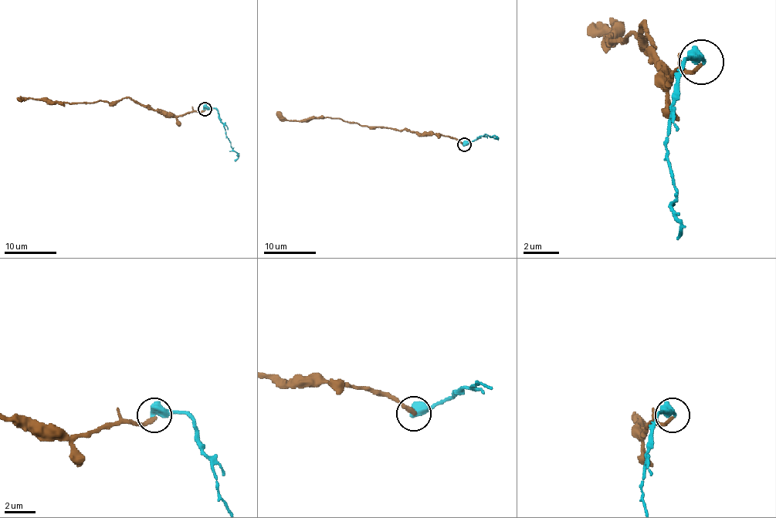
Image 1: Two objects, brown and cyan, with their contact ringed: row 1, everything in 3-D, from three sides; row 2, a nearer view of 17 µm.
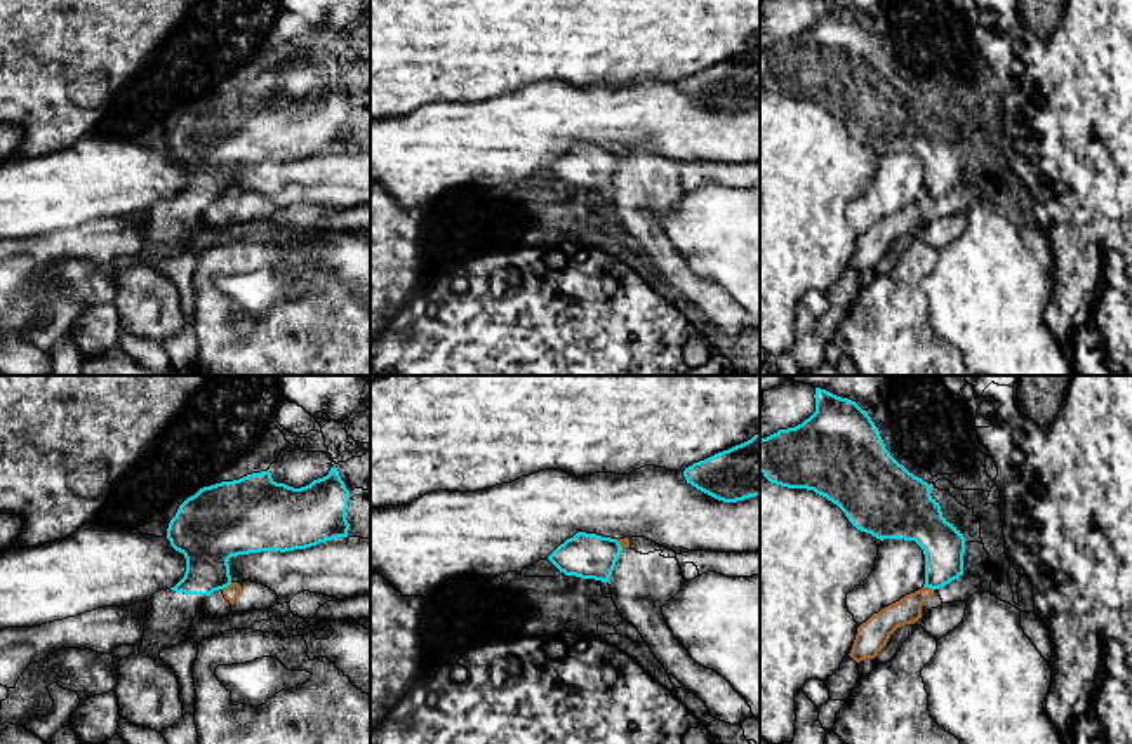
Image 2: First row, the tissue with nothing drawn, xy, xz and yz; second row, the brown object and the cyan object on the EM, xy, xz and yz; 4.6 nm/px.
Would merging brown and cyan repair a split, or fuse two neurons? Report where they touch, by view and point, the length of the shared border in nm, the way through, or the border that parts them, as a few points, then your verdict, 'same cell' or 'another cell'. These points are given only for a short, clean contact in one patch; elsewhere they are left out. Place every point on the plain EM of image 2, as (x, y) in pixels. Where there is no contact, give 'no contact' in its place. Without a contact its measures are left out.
yz (929, 199) | 50 nm | along yz (924, 195), (932, 200) | another cell

